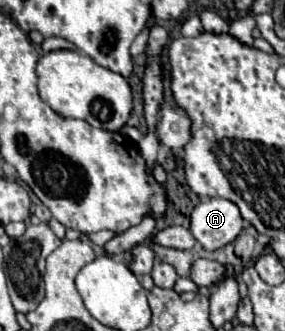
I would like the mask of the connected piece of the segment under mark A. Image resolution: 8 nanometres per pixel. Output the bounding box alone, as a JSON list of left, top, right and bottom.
[191,199,243,251]

